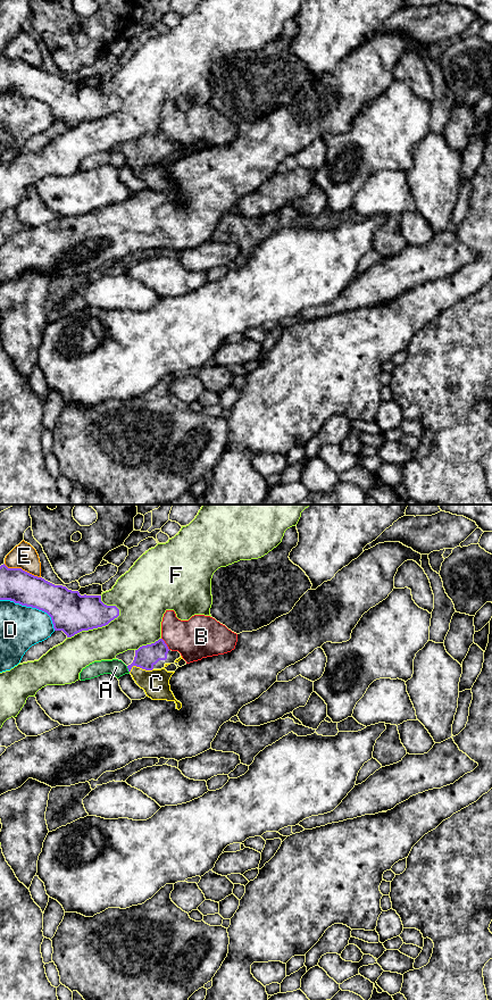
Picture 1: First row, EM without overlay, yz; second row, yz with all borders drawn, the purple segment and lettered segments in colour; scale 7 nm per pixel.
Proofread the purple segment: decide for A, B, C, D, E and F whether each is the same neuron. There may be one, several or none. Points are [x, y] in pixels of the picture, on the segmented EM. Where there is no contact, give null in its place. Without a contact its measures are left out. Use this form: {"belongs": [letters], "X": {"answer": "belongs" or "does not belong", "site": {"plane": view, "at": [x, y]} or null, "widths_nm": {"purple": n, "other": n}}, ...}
{"belongs": ["C"], "A": {"answer": "does not belong", "site": {"plane": "yz", "at": [128, 669]}, "widths_nm": {"purple": 160, "other": 120}}, "B": {"answer": "does not belong", "site": {"plane": "yz", "at": [165, 643]}, "widths_nm": {"purple": 160, "other": 300}}, "C": {"answer": "belongs", "site": {"plane": "yz", "at": [140, 667]}, "widths_nm": {"purple": 160, "other": 190}}, "D": {"answer": "does not belong", "site": {"plane": "yz", "at": [32, 607]}, "widths_nm": {"purple": 260, "other": 300}}, "E": {"answer": "does not belong", "site": {"plane": "yz", "at": [21, 568]}, "widths_nm": {"purple": 240, "other": 180}}, "F": {"answer": "does not belong", "site": {"plane": "yz", "at": [96, 627]}, "widths_nm": {"purple": 280, "other": 280}}}

